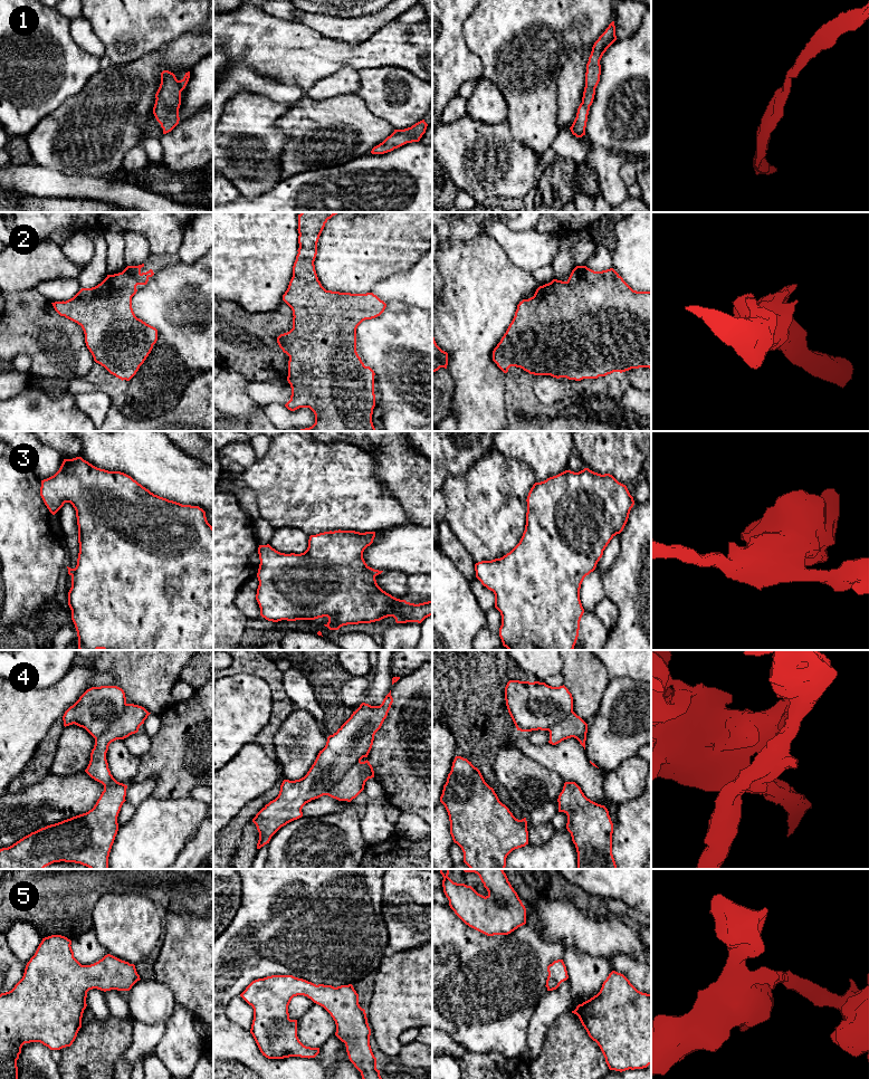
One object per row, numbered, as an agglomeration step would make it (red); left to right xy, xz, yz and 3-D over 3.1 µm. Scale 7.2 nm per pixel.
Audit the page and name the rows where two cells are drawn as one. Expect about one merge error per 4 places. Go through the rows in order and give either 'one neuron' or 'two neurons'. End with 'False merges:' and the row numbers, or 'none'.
1: one neuron
2: one neuron
3: one neuron
4: two neurons
5: one neuron
False merges: 4

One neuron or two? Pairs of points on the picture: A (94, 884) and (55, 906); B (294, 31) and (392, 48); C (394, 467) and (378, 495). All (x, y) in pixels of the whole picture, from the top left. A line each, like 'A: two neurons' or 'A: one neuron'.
A: one neuron
B: one neuron
C: two neurons

